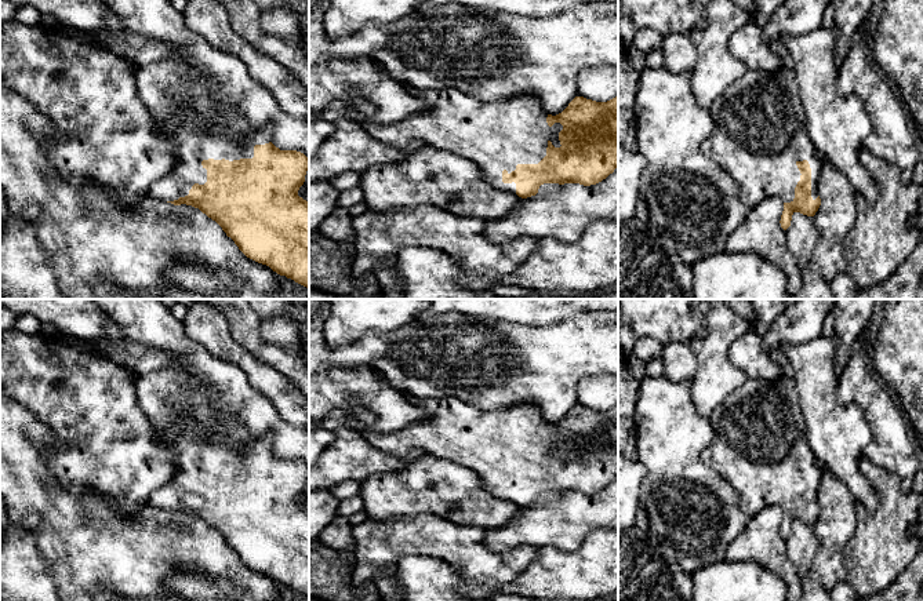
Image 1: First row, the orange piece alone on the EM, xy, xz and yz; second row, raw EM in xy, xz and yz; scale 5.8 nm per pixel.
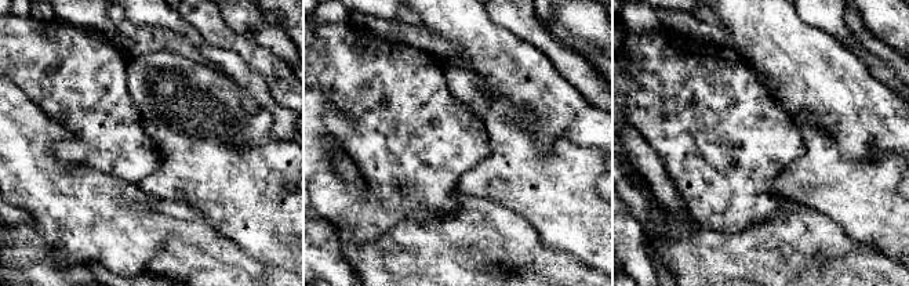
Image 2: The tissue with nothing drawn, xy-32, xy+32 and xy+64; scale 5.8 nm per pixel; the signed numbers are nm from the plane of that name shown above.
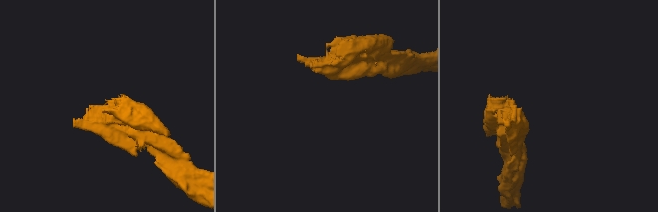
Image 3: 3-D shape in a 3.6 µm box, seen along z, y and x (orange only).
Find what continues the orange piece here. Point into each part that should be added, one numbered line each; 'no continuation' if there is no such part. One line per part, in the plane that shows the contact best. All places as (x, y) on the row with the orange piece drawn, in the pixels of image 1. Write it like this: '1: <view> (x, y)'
1: xz (497, 135)

